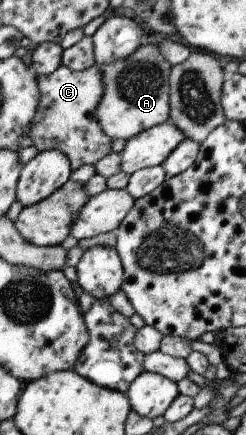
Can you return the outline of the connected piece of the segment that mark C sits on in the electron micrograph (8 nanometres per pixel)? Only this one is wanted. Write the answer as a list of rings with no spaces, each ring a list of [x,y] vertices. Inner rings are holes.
[[[61,64],[50,74],[37,75],[37,87],[39,101],[29,132],[37,152],[60,151],[69,160],[72,171],[82,165],[94,165],[111,152],[110,144],[114,139],[105,134],[95,115],[103,93],[99,65],[73,71]]]

